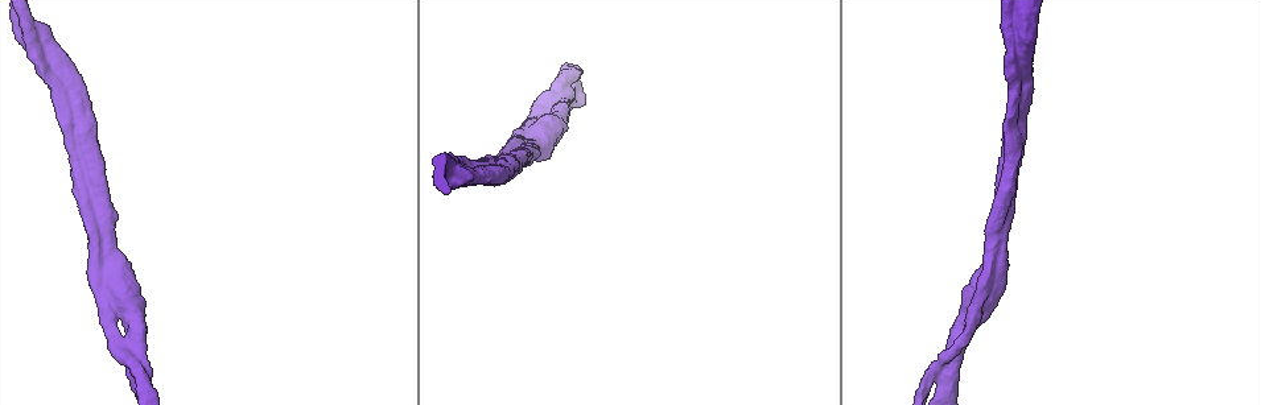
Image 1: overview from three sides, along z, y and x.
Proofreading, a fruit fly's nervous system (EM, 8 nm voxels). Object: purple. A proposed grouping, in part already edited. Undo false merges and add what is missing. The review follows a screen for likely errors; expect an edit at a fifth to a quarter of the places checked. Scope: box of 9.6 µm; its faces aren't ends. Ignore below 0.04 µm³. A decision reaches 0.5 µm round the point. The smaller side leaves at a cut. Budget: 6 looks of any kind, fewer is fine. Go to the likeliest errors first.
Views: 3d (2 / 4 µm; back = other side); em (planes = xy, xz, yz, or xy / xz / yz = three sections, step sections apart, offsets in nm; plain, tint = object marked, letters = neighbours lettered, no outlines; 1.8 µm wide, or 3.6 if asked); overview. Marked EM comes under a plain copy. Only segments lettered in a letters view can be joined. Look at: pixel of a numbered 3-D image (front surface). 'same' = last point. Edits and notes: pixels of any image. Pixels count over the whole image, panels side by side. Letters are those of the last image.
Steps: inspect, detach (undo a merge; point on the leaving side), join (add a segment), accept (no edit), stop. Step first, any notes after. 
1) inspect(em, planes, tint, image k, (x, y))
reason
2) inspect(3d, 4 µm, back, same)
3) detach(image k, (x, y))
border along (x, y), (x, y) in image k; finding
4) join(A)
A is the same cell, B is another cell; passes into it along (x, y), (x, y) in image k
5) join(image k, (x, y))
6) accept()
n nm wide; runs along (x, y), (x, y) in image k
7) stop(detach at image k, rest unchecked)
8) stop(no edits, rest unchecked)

inspect(3d, 4 µm, back, image 1, (451, 177))
abrupt turn

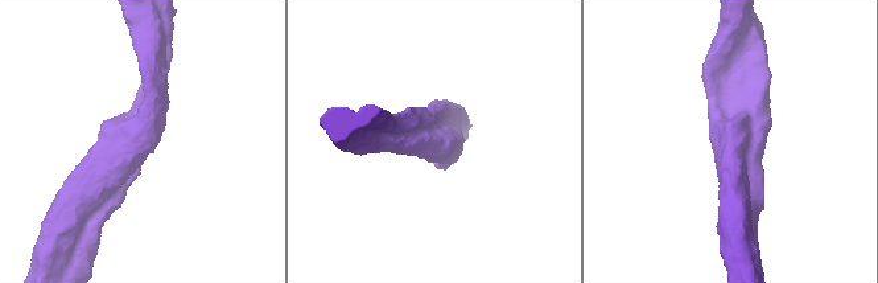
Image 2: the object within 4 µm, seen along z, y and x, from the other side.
inspect(em, xz, step 8, letters, image 2, (729, 135))
3 arms; arms of 280, 280, 440 nm

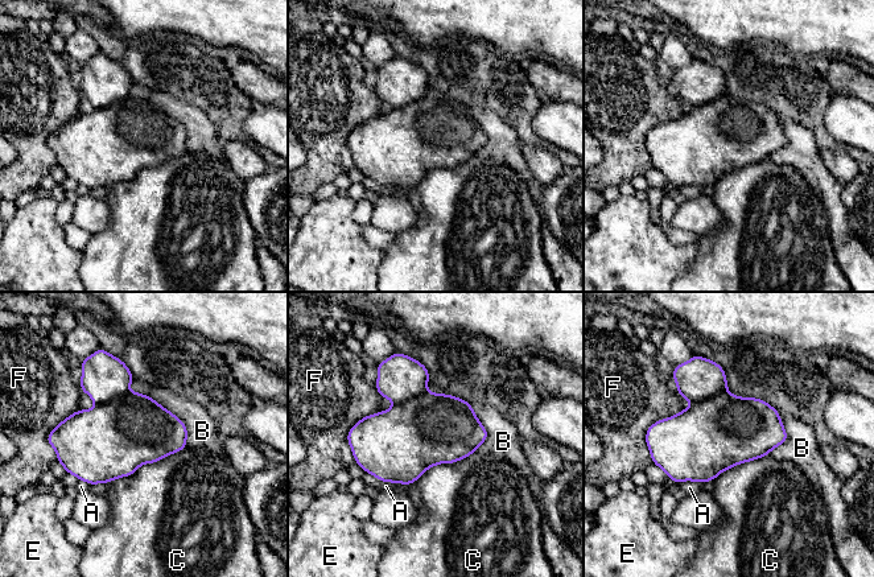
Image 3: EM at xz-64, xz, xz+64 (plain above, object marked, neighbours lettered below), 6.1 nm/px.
accept()
460 nm wide; C touches over 500 nm; A, B, C, E and F are other cells; all the same neuron

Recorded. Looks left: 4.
inspect(3d, 2 µm, back, image 1, (964, 332))
touches itself

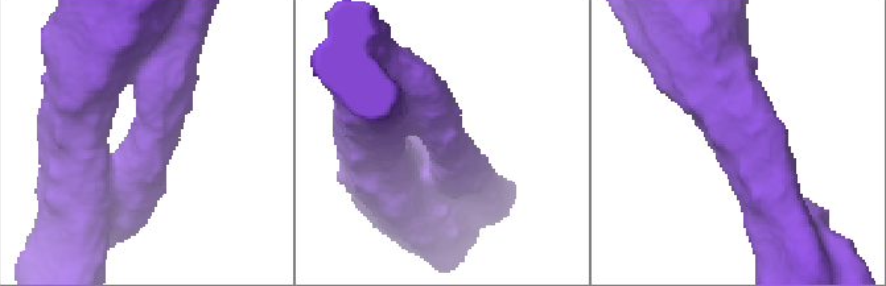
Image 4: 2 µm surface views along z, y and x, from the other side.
inspect(em, 3.6 µm, planes, tint, image 4, (148, 145))

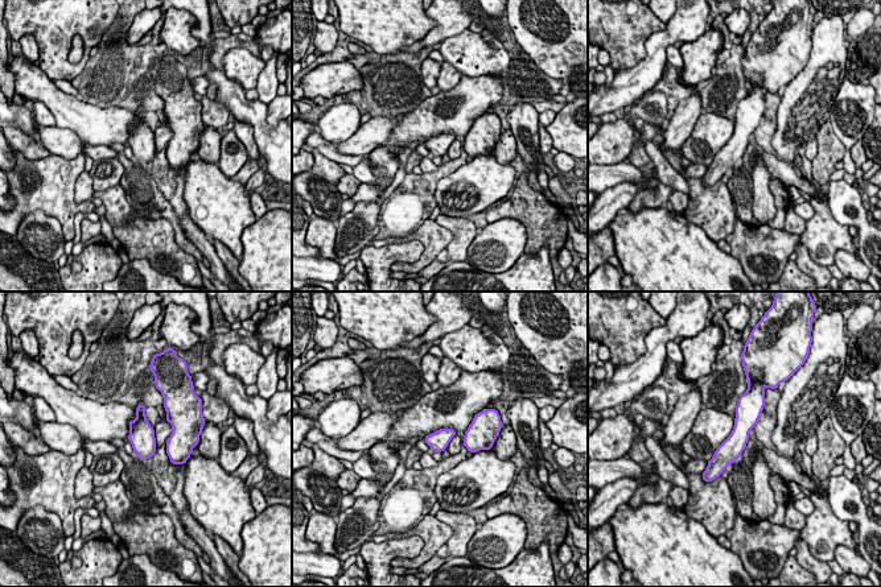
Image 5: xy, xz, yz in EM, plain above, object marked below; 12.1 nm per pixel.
inspect(em, 3.6 µm, planes, letters, same)
what lies round it

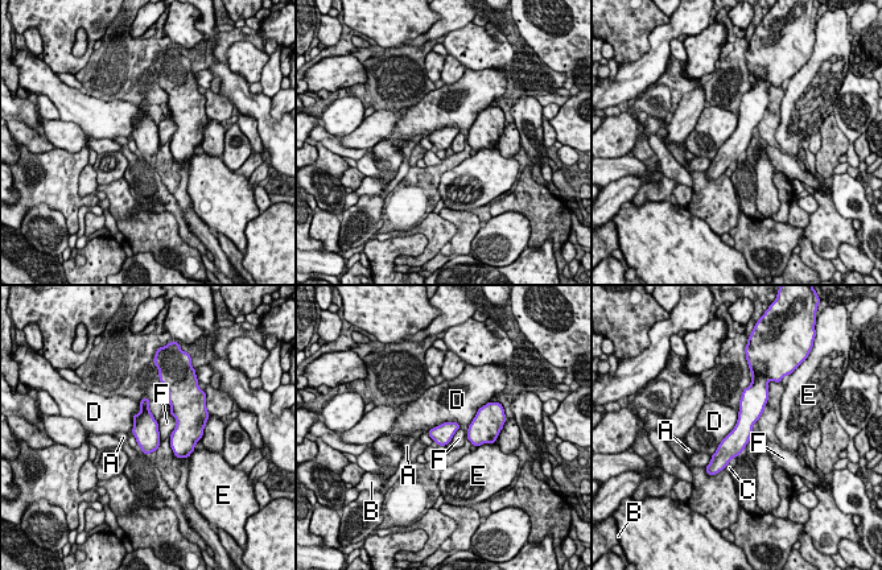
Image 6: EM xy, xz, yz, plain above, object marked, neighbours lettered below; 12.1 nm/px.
accept()
A, B, C, D, E and F are other cells; one neuron here

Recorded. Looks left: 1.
stop(no edits, rest unchecked)

